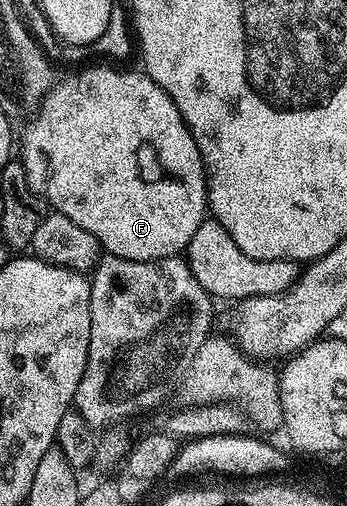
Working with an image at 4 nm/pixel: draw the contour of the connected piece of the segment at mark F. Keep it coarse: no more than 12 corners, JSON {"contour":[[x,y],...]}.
{"contour":[[143,70],[59,80],[18,155],[107,254],[187,252],[204,158]]}

